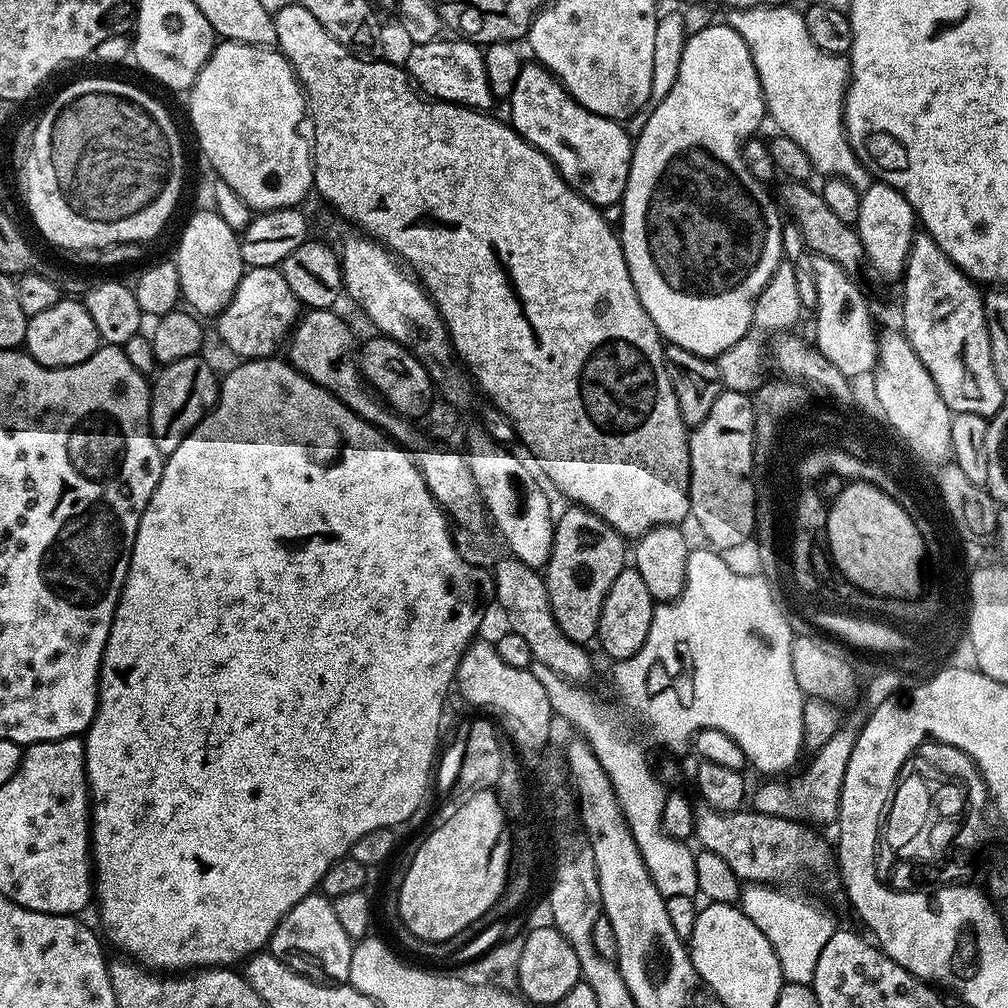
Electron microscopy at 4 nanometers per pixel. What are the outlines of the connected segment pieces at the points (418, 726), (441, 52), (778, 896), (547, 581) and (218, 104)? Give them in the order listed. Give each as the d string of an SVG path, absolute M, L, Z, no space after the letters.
M283 359L244 360L237 364L240 365L230 369L225 376L223 373L218 384L216 404L211 412L189 436L182 438L182 446L178 446L178 450L174 450L165 459L158 486L138 522L130 566L120 591L120 601L116 603L116 613L100 663L100 700L96 703L96 717L92 719L92 724L83 737L90 797L94 900L97 905L100 903L100 920L104 923L105 932L103 935L106 940L108 935L107 943L112 943L120 951L117 953L131 958L149 970L159 970L164 974L236 966L236 963L239 965L245 958L261 951L271 941L274 930L285 914L295 904L302 902L302 898L313 895L319 889L320 879L326 874L326 870L330 870L330 866L334 866L334 862L338 862L343 856L349 855L358 838L379 828L399 829L399 824L406 823L419 810L438 760L436 743L440 740L440 715L444 712L444 699L447 698L448 691L453 691L458 662L468 645L477 639L484 609L495 595L491 571L460 557L460 552L452 541L453 529L444 509L430 494L415 459L401 445L389 440L370 422L358 418L358 414L338 402L334 394L306 378Z
M439 38L424 45L413 44L408 48L406 71L415 87L425 97L443 100L446 104L463 104L477 110L491 109L494 97L487 80L484 53L481 45L463 38Z
M749 883L741 891L738 907L766 934L766 942L774 946L778 954L780 969L789 984L811 985L814 978L814 966L826 947L826 942L838 931L838 923L820 904L815 904L808 896L799 896L796 892L784 892L783 887L771 884Z
M568 506L564 513L557 515L552 530L552 553L546 567L543 569L544 584L548 587L548 601L557 626L574 642L587 645L588 640L597 639L596 631L602 614L602 602L614 583L614 578L626 566L624 560L625 537L619 536L602 518L598 518L588 508Z
M220 40L213 48L210 58L202 66L198 78L192 83L191 88L187 89L188 96L188 116L192 119L192 128L196 131L196 140L200 143L200 148L204 151L206 159L212 163L212 168L216 171L215 175L224 180L238 194L238 198L246 201L253 210L263 210L269 212L275 208L295 208L301 202L300 199L309 191L313 191L312 182L312 149L307 135L300 133L300 123L306 120L306 97L304 90L296 78L296 71L292 69L292 63L283 56L275 47L263 48L262 46L250 46L242 42L233 40Z

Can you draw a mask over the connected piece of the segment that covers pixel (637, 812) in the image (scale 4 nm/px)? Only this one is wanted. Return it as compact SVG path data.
M533 663L530 671L534 674L534 678L538 678L538 682L542 682L542 687L546 690L546 698L550 698L553 713L559 719L561 716L566 723L573 724L580 731L577 733L591 744L598 762L602 762L602 770L606 770L614 786L614 794L630 826L630 832L634 834L634 840L646 862L646 870L654 886L658 886L658 890L666 898L692 896L699 886L695 870L697 853L688 849L689 845L685 841L675 840L673 836L666 834L664 829L665 785L654 768L648 765L643 746L638 741L624 736L619 722L612 717L611 710L606 705L599 704L584 689L587 687L564 679L554 670L550 670L550 666Z

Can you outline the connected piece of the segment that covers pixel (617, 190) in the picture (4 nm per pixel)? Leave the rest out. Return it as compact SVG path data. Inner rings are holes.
M535 62L525 63L521 67L506 105L512 111L510 123L516 129L516 133L529 144L533 144L543 156L547 156L560 172L560 177L571 188L576 189L585 200L597 206L618 204L623 201L630 174L634 140L631 135L628 137L628 132L624 129L625 125L621 121L599 116L583 108L544 65Z

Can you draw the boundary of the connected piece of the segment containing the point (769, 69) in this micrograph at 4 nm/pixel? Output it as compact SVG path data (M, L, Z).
M766 2L762 6L754 6L753 8L733 8L727 13L726 23L734 29L742 38L742 42L746 42L746 46L750 50L750 58L754 62L754 70L758 70L758 78L762 86L762 94L764 95L764 107L770 120L777 124L779 135L786 138L794 138L794 142L798 142L798 146L802 146L802 150L806 150L806 155L810 157L813 169L817 173L821 172L821 177L831 178L837 176L846 182L850 182L850 186L854 186L854 190L865 192L866 189L874 182L874 177L869 172L868 167L858 158L858 154L854 154L854 150L850 146L848 136L844 133L844 96L848 92L848 77L850 75L850 60L847 55L835 56L826 50L822 50L818 46L814 46L814 41L810 39L810 33L806 31L806 22L804 21L803 11L798 7L787 8L784 4L772 4Z

